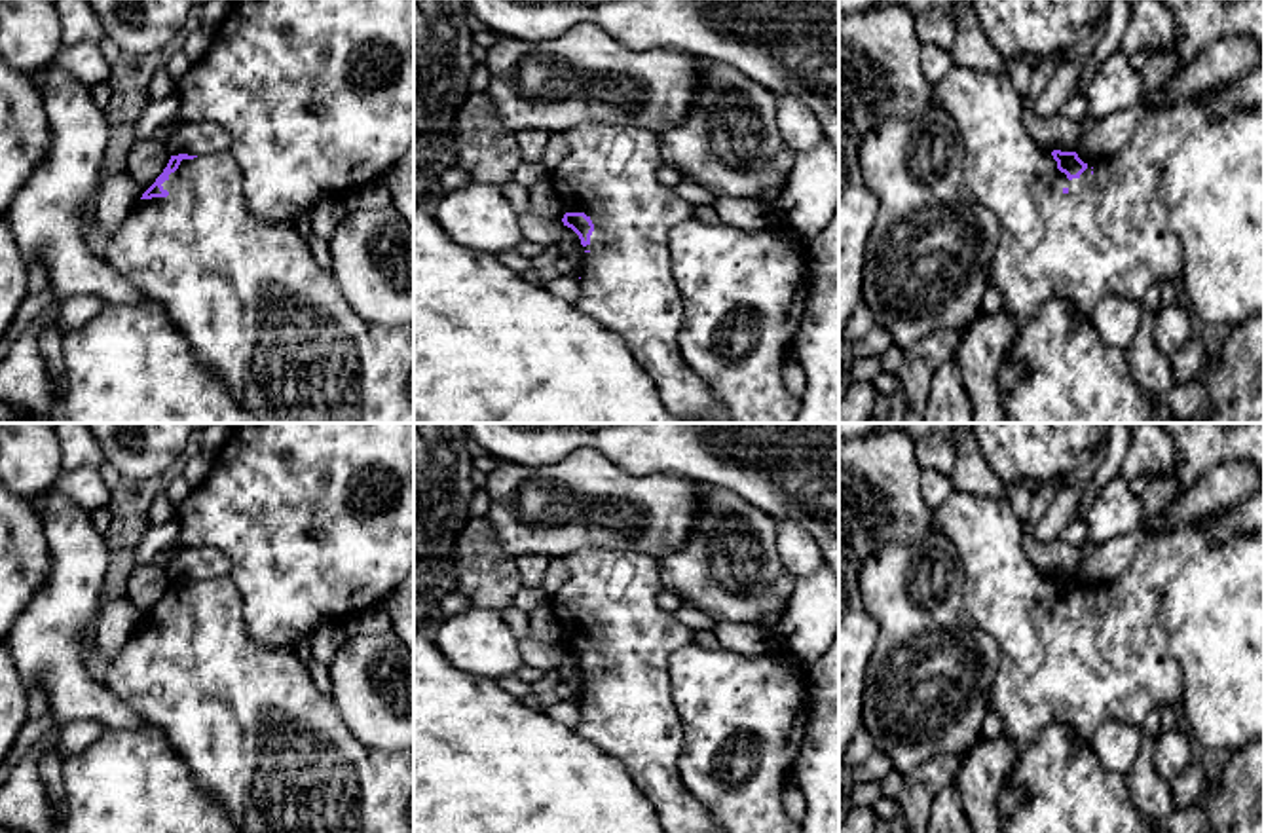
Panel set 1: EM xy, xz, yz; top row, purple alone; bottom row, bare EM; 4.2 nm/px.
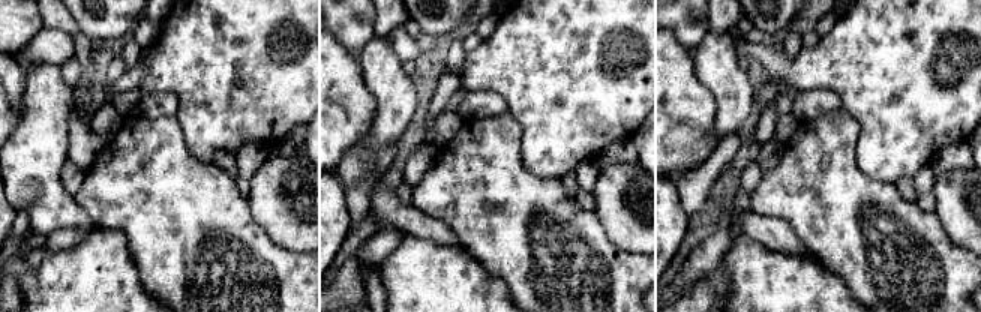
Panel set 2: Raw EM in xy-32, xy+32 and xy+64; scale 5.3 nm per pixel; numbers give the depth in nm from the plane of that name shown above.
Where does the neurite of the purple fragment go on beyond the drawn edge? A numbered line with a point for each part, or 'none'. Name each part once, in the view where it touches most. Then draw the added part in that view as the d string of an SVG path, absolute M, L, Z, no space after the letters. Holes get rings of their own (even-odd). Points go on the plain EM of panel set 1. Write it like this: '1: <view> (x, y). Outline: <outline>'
1: xy (257, 733). Outline: M232 577L182 584L178 594L161 609L167 622L139 624L127 643L112 660L104 685L150 725L159 727L177 753L186 761L195 786L214 797L228 818L243 833L414 833L414 748L404 751L380 751L357 740L340 715L330 694L325 694L311 679L294 649L270 649L252 639L243 615L243 596Z

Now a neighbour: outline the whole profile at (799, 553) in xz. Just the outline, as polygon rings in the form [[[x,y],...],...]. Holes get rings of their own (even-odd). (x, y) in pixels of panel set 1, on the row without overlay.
[[[778,524],[776,550],[788,575],[793,579],[809,577],[826,564],[818,543],[797,524]]]

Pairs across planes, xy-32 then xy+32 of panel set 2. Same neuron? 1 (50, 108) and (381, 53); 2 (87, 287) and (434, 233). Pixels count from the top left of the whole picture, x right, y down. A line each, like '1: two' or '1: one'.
1: one
2: two

